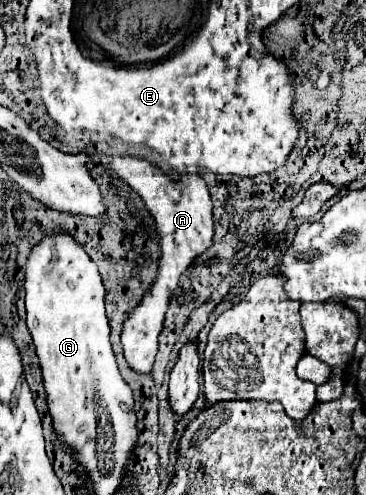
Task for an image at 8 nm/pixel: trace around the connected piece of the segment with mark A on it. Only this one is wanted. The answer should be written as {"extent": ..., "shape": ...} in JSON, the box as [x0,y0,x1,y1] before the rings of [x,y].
{"extent":[105,156,213,374],"shape":[[[111,156],[111,162],[105,166],[113,178],[127,182],[145,202],[149,214],[155,220],[159,232],[159,270],[153,286],[145,292],[145,298],[131,310],[129,318],[123,322],[123,350],[125,360],[135,372],[147,374],[151,372],[155,354],[157,354],[157,336],[163,328],[163,316],[167,312],[169,298],[175,294],[179,276],[187,270],[187,266],[203,254],[213,240],[213,202],[209,196],[209,188],[199,174],[187,174],[183,180],[171,180],[161,168],[153,166],[149,160],[141,156]]]}

